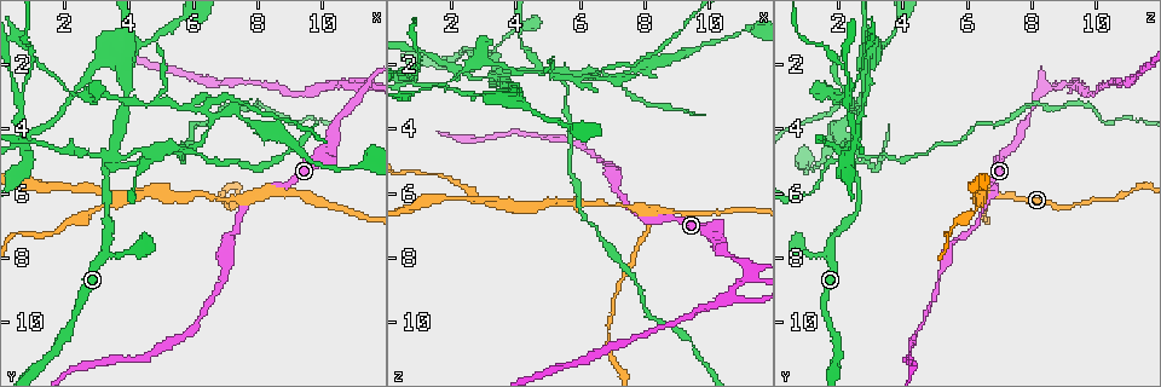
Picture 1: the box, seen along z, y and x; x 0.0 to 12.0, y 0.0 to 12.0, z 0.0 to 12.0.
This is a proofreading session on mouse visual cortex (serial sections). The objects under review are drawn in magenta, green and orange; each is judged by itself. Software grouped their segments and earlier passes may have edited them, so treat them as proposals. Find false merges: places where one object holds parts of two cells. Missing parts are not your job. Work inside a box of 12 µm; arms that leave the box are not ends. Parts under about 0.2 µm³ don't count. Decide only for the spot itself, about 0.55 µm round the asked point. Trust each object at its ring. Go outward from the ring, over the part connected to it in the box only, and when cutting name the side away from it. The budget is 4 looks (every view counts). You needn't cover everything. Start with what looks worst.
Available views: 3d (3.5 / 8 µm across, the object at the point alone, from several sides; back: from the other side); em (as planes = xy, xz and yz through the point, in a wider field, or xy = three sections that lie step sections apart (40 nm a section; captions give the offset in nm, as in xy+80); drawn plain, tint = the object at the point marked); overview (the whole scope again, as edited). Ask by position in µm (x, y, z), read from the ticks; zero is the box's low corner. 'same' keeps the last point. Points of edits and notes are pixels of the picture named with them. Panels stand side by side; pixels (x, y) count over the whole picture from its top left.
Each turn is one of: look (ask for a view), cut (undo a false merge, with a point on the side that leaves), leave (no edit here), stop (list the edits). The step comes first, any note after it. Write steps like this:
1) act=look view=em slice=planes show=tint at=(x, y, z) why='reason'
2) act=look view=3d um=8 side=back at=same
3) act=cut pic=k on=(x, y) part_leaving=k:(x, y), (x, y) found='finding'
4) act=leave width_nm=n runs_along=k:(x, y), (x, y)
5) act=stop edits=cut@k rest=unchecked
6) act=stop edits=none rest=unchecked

act=look view=3d um=3.5 at=(3.4, 5.0, 2.4) why='four arms meet'

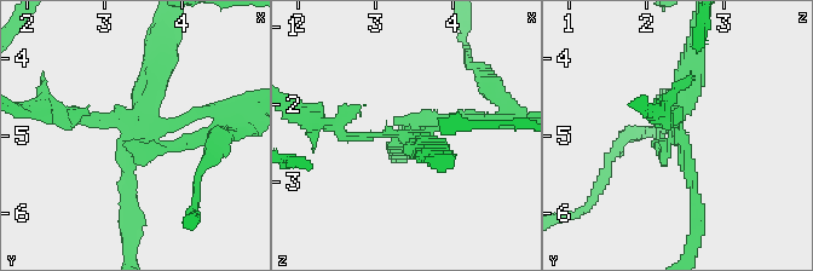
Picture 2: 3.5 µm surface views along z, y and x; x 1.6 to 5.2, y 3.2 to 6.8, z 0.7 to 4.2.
act=cut pic=2 on=(479, 119) arm_widths_nm=150,150,150,350 part_leaving=2:(416, 127), (461, 117), (520, 121) found='a second cell is stuck on'

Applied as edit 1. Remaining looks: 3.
act=look view=3d um=3.5 at=(3.9, 1.6, 3.0)

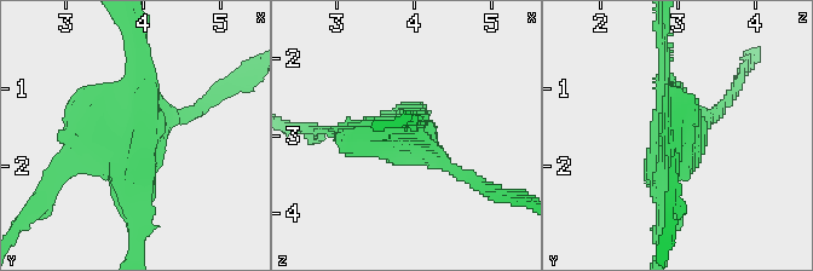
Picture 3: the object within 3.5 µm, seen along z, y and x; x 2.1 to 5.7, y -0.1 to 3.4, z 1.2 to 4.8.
act=look view=em slice=planes show=tint at=(4.00, 1.60, 3.05)

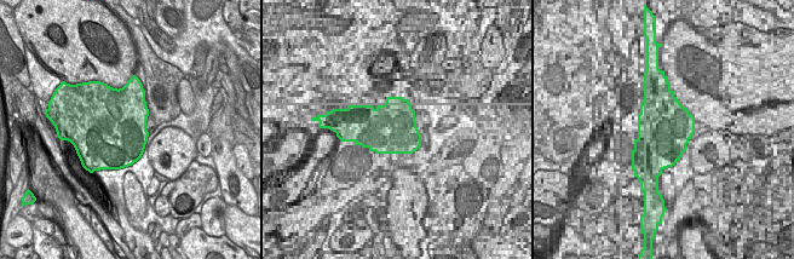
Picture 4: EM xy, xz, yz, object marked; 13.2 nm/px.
act=cut pic=3 on=(702, 133) border=4:(137, 82), (134, 93), (116, 95) found='two cells meet here'

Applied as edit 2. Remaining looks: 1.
act=stop edits=cut@2,cut@3 rest=unchecked

